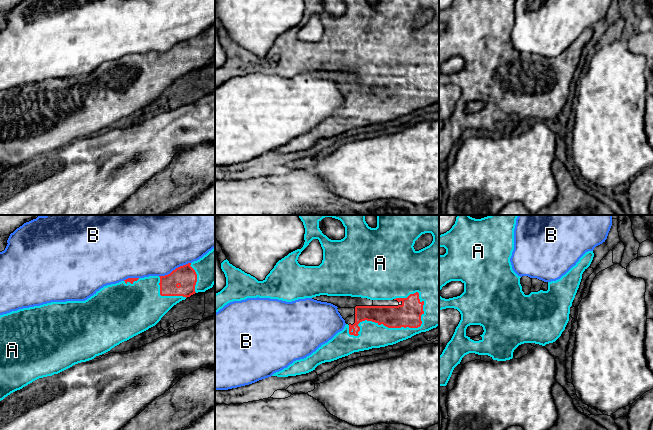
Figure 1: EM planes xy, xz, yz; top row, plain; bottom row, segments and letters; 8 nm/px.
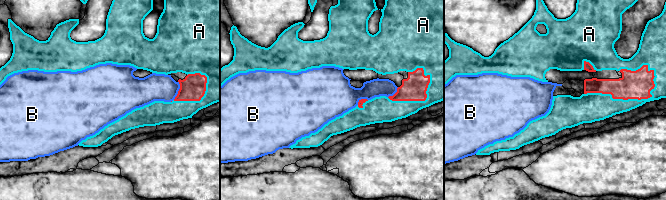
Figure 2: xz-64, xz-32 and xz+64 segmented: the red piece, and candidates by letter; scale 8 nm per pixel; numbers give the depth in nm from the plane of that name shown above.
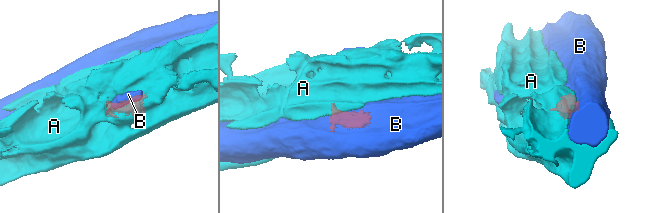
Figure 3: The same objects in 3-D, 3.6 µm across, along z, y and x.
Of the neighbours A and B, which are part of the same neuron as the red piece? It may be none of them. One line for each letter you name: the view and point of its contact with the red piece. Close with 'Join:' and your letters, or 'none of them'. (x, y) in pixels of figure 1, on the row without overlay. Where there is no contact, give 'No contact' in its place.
A: Touches red at xz (391, 103)
Join: A

